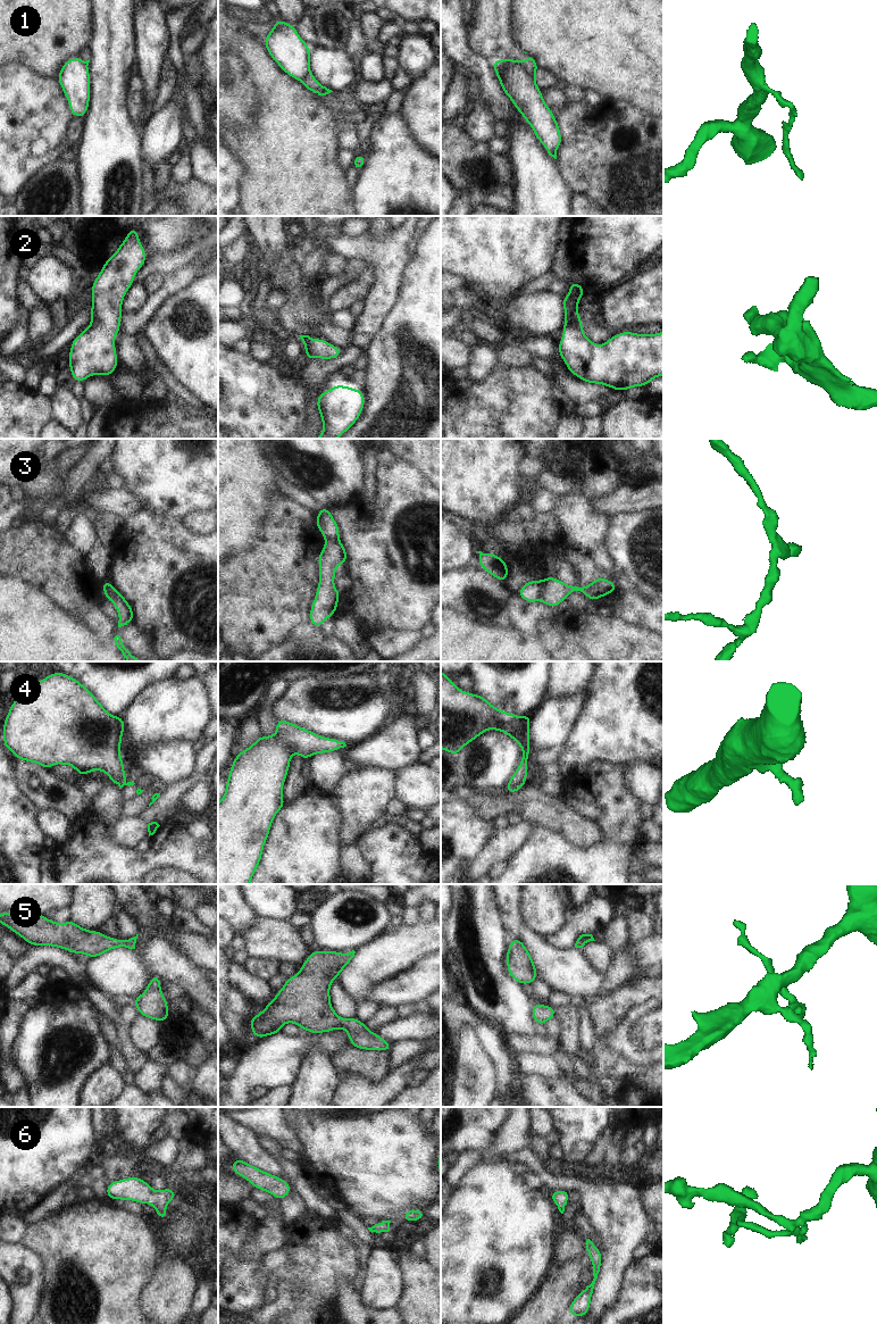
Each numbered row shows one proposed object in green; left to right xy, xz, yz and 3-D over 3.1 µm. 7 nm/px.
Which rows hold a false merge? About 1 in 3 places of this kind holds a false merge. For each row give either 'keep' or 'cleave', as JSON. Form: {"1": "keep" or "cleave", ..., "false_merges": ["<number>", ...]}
{"1": "cleave", "2": "keep", "3": "cleave", "4": "keep", "5": "keep", "6": "keep", "false_merges": ["1", "3"]}

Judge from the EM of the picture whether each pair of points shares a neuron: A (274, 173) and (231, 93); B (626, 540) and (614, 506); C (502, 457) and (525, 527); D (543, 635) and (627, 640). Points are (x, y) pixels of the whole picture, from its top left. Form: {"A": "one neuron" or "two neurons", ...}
{"A": "two neurons", "B": "two neurons", "C": "two neurons", "D": "one neuron"}

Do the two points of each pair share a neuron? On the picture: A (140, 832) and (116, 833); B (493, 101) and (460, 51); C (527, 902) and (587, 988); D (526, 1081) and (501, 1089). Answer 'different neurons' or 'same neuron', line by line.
A: same neuron
B: same neuron
C: different neurons
D: different neurons

